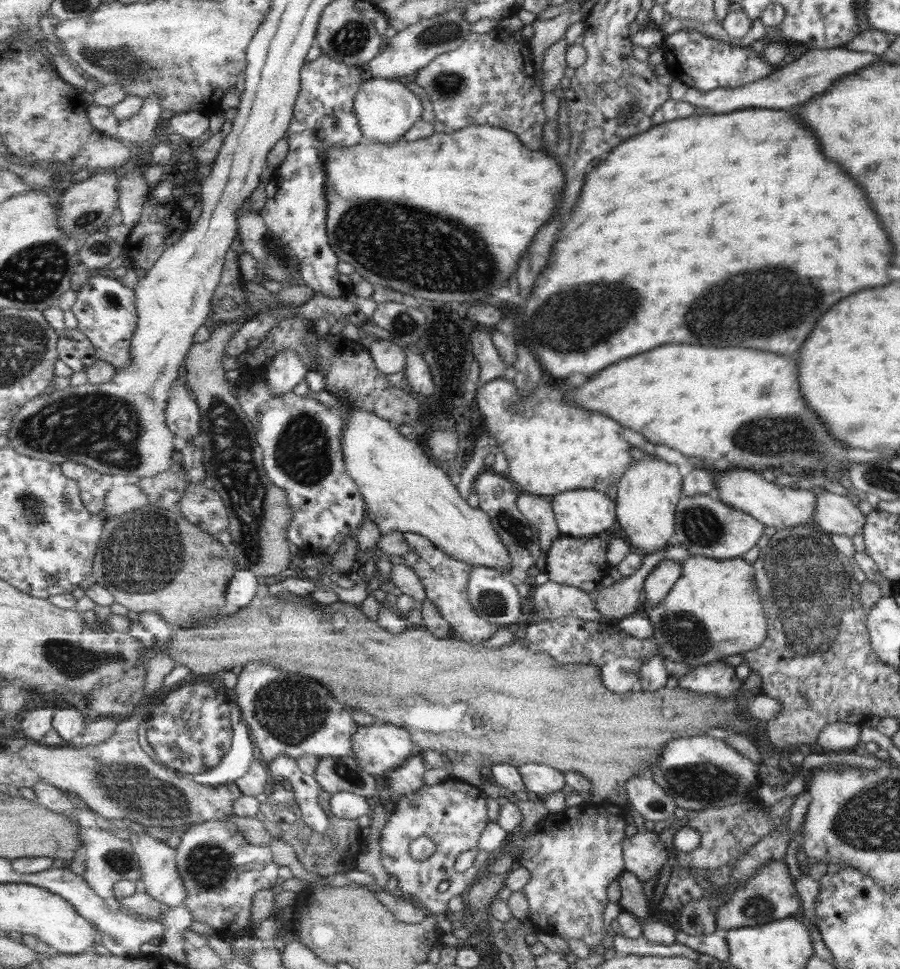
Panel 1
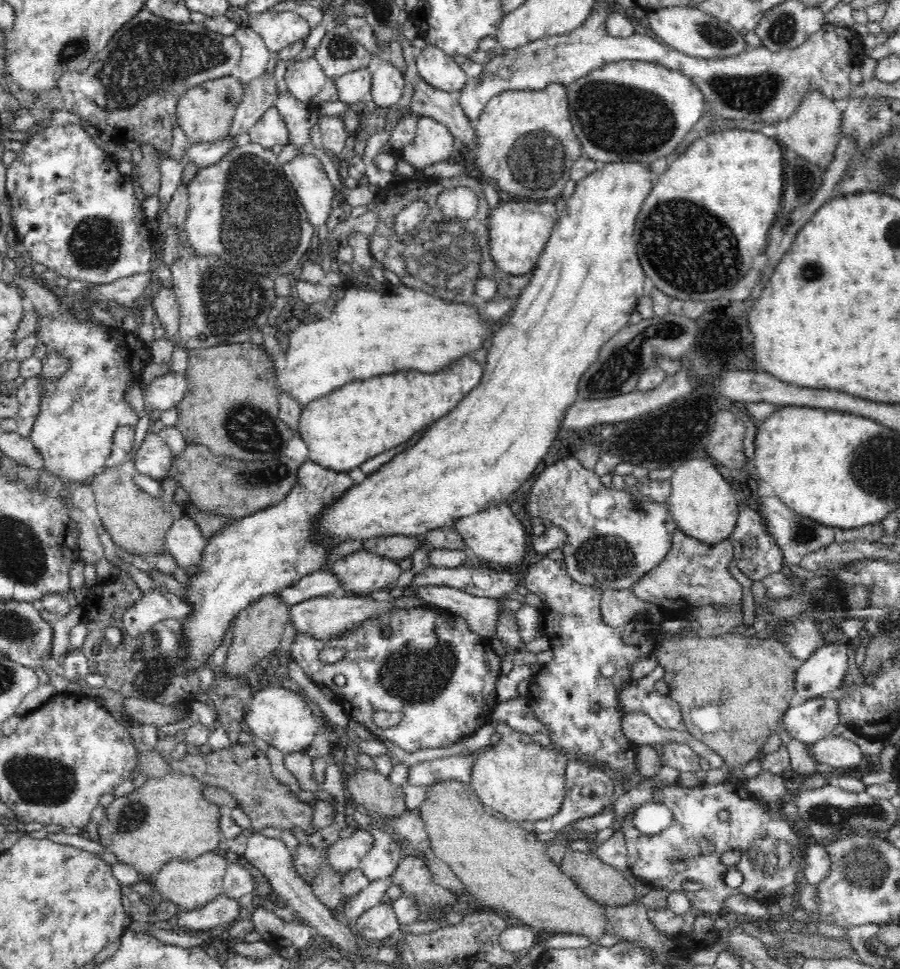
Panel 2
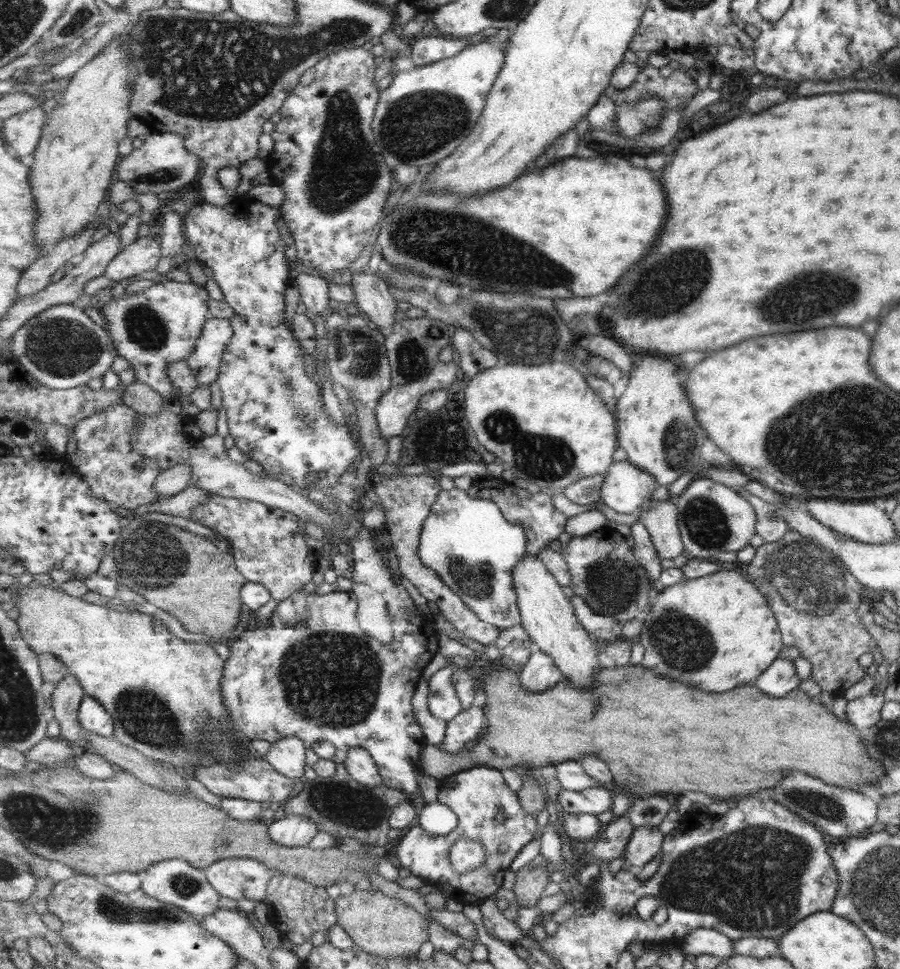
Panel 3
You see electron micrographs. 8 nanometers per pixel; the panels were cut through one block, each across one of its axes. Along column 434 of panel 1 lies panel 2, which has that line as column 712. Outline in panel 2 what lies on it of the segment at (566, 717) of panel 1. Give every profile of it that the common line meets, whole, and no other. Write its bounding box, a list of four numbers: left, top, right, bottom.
[655,632,796,767]

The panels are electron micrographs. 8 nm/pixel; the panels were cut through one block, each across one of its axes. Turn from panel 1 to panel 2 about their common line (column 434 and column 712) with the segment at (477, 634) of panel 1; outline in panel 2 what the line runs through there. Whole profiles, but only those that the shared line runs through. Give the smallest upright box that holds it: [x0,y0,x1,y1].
[633,524,743,615]

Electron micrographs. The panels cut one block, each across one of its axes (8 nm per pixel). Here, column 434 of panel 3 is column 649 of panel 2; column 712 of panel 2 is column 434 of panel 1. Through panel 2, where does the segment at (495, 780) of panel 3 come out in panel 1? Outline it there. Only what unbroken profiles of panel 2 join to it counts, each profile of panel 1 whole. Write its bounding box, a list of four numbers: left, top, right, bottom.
[381,777,492,913]

